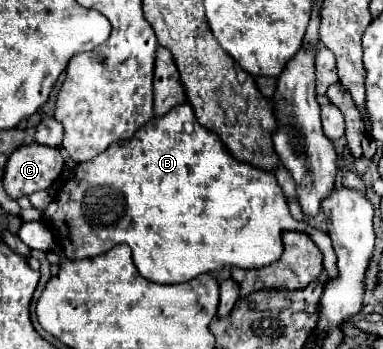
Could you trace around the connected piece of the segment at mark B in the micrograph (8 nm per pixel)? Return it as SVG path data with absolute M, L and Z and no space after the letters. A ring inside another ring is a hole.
M190 103L174 107L164 117L154 117L150 123L140 127L140 131L136 131L132 141L112 145L100 157L80 163L74 179L62 185L58 197L44 213L38 209L26 209L20 213L20 217L24 221L42 219L50 223L68 261L96 257L114 245L126 243L132 249L132 259L138 273L154 283L184 283L200 273L212 273L222 267L266 267L278 261L282 255L282 231L306 231L324 255L328 281L338 279L336 253L330 237L306 222L294 221L288 213L284 193L274 173L232 159L232 155L222 147L220 137L198 125ZM186 121L194 123L192 135L184 131Z

